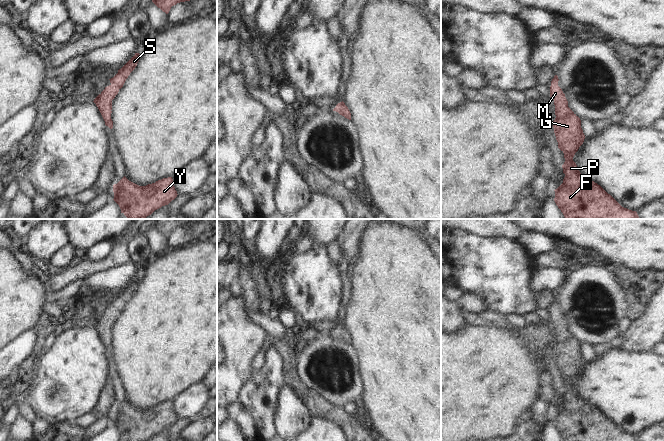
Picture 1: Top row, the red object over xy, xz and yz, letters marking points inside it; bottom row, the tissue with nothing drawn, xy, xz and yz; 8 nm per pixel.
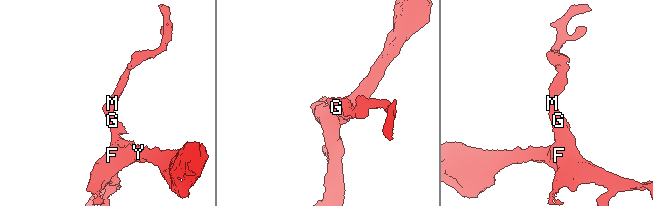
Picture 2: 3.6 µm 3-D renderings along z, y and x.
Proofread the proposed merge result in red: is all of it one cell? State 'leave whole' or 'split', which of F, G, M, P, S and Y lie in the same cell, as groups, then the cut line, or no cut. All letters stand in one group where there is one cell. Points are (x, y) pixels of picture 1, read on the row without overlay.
leave whole | F G M P S Y | no cut

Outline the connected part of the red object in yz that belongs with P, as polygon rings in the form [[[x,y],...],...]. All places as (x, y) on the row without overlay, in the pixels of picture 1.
[[[558,300],[551,305],[550,321],[554,324],[556,342],[553,345],[554,357],[558,372],[564,377],[565,386],[562,389],[565,401],[563,407],[555,413],[554,425],[564,441],[639,441],[636,435],[622,431],[600,409],[580,397],[573,385],[575,377],[583,368],[585,359],[581,352],[580,342],[568,331],[568,325],[562,313],[558,310]]]

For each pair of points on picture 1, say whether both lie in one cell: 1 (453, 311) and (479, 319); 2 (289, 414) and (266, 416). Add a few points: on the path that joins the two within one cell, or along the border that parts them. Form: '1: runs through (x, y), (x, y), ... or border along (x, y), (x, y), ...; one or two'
1: border along (461, 307), (463, 318), (469, 324); two
2: border along (280, 392), (275, 409), (275, 430); two

